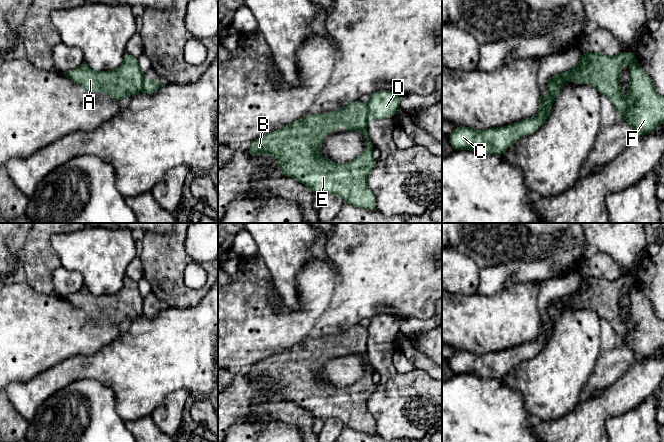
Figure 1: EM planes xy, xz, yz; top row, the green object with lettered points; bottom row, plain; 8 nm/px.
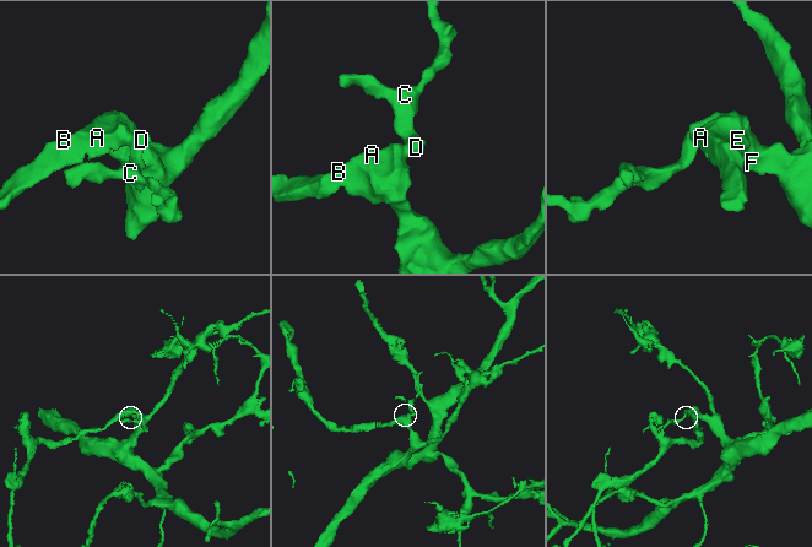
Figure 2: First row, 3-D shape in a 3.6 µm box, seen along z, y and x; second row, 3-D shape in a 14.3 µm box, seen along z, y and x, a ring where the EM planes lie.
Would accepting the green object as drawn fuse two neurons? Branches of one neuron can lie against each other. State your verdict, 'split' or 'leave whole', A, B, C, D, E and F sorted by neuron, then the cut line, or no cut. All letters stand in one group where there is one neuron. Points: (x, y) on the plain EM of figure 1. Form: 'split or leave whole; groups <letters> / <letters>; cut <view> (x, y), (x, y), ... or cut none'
split; groups A B E F / C D; cut xz (365, 328), (368, 343)

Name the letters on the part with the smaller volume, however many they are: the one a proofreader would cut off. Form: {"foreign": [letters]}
{"foreign": ["C", "D"]}

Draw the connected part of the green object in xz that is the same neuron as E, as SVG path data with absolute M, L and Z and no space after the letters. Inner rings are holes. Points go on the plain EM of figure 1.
M357 324L337 335L303 341L281 353L255 363L251 366L247 376L253 381L260 377L271 378L277 383L284 399L307 409L314 419L325 421L329 418L337 418L345 427L374 435L376 434L376 422L368 412L366 403L376 391L377 384L372 381L374 369L367 357L367 337L367 329ZM339 347L346 350L343 356L360 355L365 362L366 369L365 374L358 382L344 388L336 388L318 377L319 371L324 366L324 360L329 354L337 357Z

